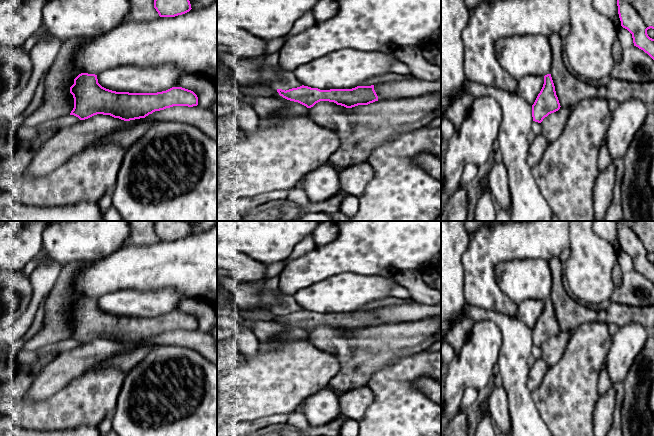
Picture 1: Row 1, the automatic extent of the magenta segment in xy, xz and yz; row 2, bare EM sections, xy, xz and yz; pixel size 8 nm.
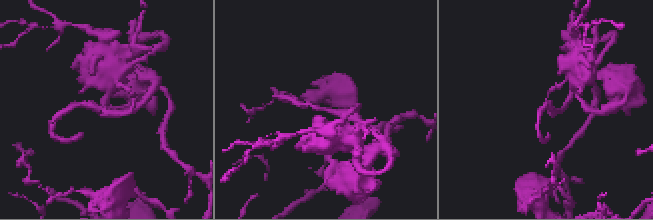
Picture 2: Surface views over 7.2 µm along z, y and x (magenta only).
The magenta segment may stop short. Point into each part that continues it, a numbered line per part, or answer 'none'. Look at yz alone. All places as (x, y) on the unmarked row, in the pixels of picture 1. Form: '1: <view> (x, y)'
1: yz (552, 350)

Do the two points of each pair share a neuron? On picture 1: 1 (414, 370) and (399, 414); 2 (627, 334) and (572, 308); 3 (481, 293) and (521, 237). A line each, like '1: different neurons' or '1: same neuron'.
1: same neuron
2: different neurons
3: same neuron

